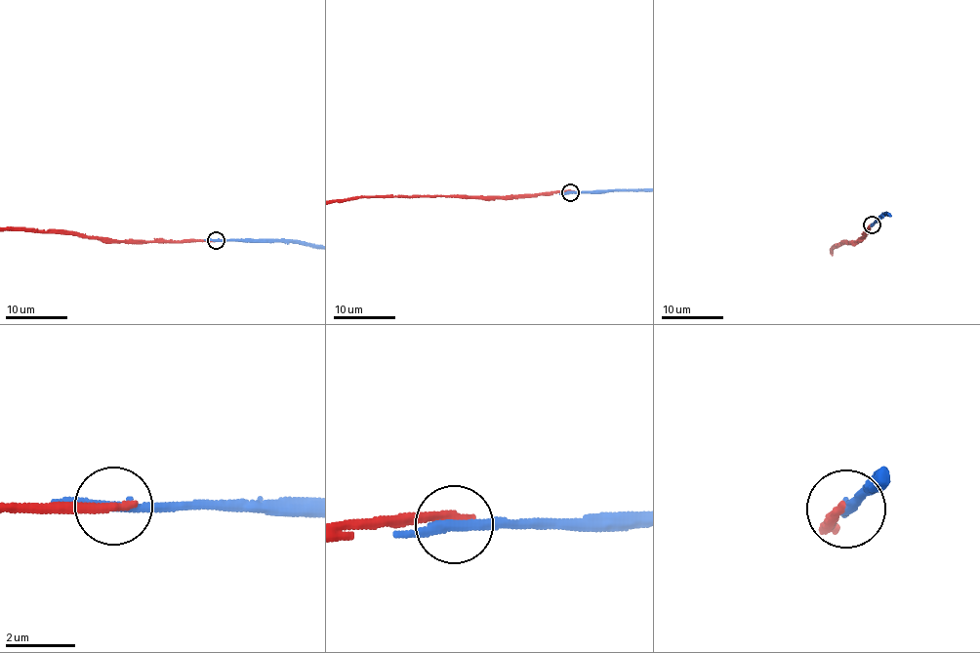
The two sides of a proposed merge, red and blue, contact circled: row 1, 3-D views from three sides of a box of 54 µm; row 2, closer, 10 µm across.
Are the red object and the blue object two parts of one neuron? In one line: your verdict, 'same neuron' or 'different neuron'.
same neuron

